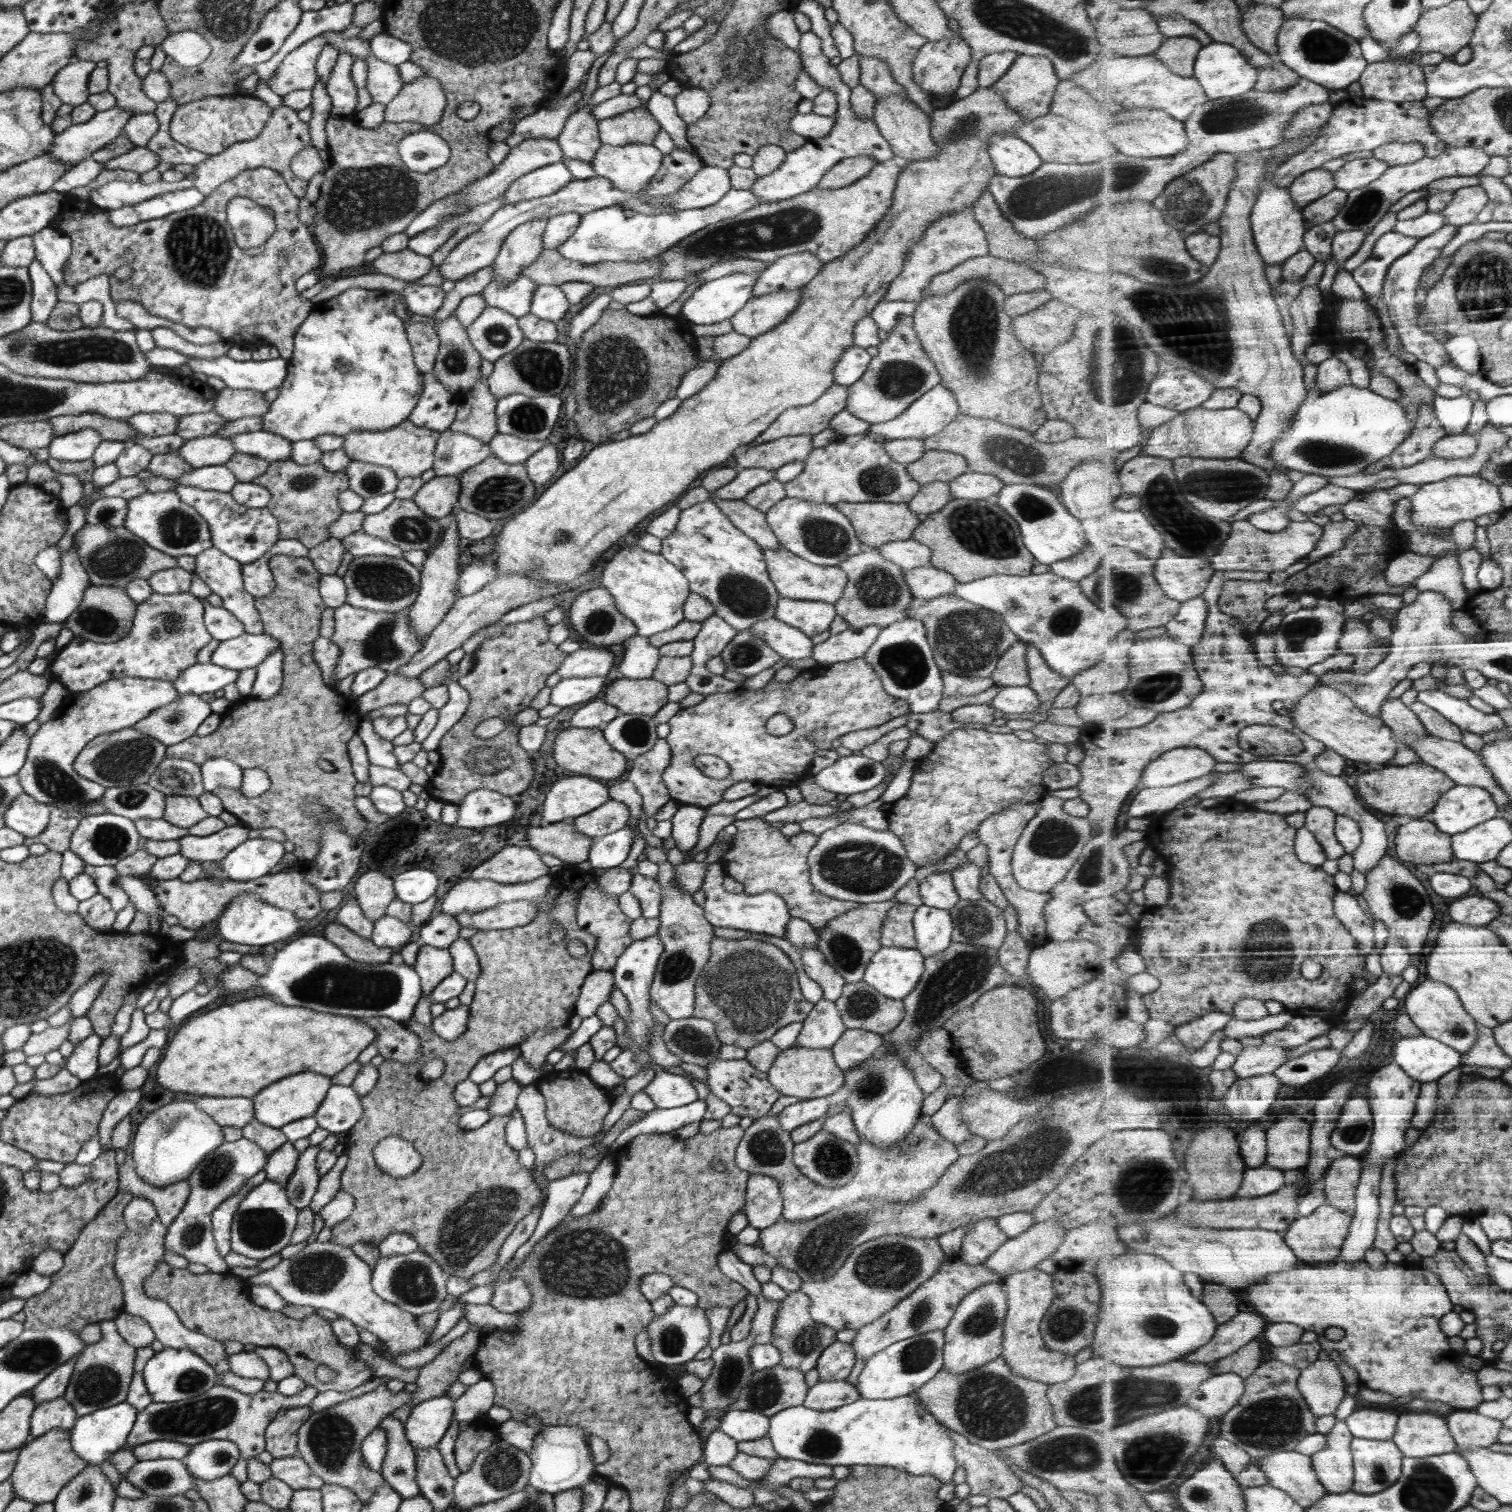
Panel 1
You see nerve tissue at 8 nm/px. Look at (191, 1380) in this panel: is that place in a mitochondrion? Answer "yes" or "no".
yes

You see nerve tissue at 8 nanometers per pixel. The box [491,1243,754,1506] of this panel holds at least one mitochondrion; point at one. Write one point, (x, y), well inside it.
(730, 1375)

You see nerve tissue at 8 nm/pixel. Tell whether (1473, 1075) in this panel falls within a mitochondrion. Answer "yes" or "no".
no

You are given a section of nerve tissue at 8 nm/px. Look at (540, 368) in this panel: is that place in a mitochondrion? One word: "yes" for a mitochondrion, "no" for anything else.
yes

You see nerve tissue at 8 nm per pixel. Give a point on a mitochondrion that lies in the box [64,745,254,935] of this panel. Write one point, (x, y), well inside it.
(110, 841)

